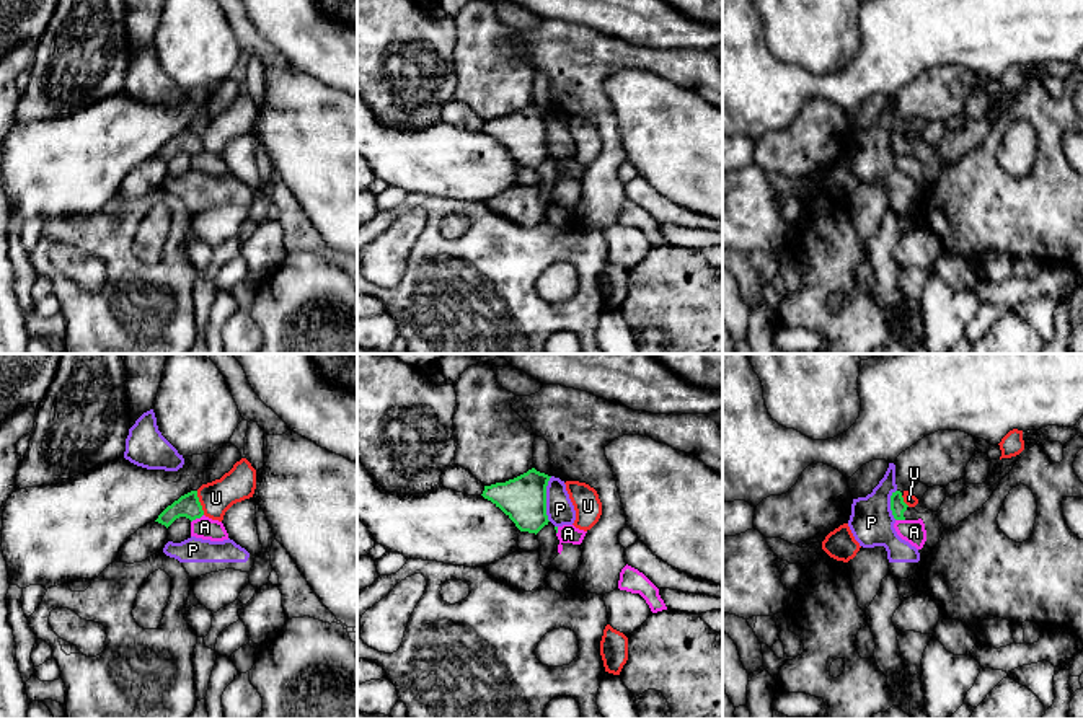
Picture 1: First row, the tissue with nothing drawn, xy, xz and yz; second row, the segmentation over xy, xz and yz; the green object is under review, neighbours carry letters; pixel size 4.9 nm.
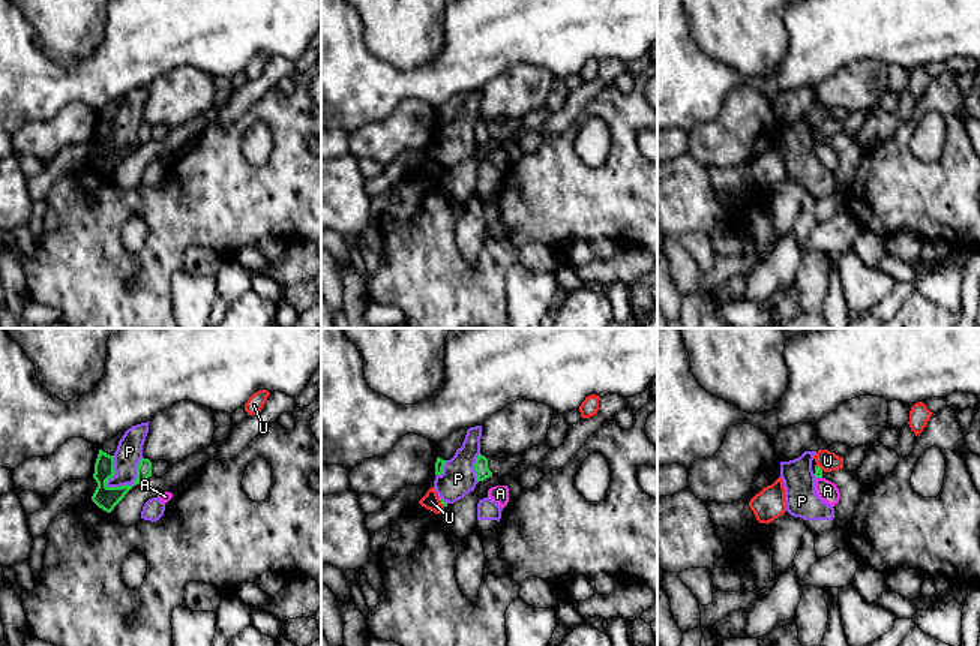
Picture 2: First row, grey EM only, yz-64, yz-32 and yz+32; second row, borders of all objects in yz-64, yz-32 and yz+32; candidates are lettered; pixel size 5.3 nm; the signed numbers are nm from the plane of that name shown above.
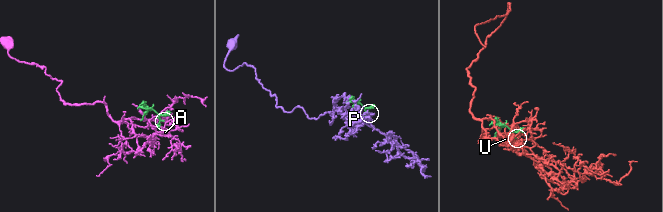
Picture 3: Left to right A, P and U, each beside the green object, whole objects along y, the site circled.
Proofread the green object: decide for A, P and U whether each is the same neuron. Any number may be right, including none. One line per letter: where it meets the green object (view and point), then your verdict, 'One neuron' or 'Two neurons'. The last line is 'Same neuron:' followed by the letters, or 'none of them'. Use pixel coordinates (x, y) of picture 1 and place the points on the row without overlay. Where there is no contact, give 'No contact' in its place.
A: Touches green at xy (196, 152). Two neurons
P: Touches green at xz (545, 134). Two neurons
U: Touches green at xy (199, 137). Two neurons
Same neuron: none of them

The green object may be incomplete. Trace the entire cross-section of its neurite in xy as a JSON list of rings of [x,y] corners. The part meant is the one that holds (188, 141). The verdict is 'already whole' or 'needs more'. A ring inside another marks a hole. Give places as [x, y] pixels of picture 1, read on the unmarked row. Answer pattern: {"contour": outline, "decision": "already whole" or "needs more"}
{"contour": [[[191,126],[168,140],[155,157],[165,160],[166,163],[179,152],[186,152],[191,157],[204,150],[202,140],[197,132],[197,126]]], "decision": "already whole"}

